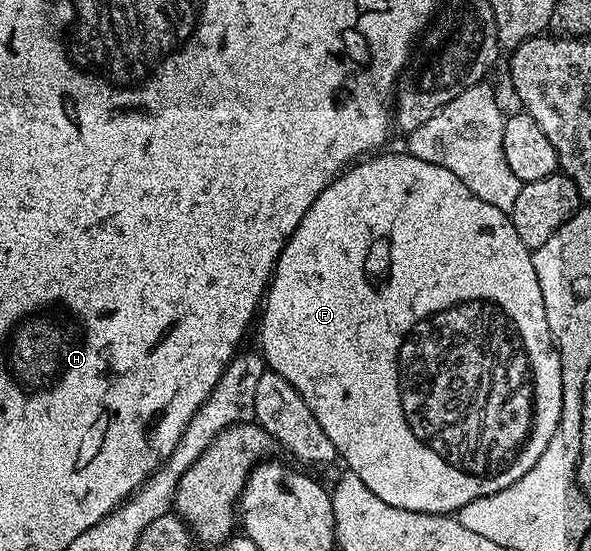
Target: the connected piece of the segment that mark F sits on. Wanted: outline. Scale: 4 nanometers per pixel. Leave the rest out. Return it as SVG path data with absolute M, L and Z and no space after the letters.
M399 151L399 153L386 153L381 155L370 155L365 159L349 166L346 172L341 173L332 183L328 183L325 193L316 195L312 207L304 215L302 225L296 227L293 235L286 240L286 248L278 256L278 264L275 265L268 286L268 296L260 306L260 321L262 317L262 346L260 352L268 362L269 368L278 372L282 377L288 379L296 387L296 391L302 393L304 403L308 403L308 411L316 415L316 423L324 427L328 439L332 439L332 447L339 458L346 460L345 468L349 472L360 475L364 487L376 495L376 499L384 499L392 507L400 507L404 511L420 511L421 513L445 513L447 515L457 514L472 499L480 499L484 495L492 495L496 491L502 491L520 475L524 475L532 469L536 459L544 453L544 447L548 445L548 439L552 437L559 422L560 407L562 406L562 368L558 351L554 347L554 340L548 327L548 315L544 315L544 295L540 295L540 279L536 279L536 267L534 266L534 254L527 245L520 240L510 228L510 214L500 211L500 207L492 207L492 203L484 203L484 199L476 199L452 175L450 171L444 171L444 167L436 167L436 163L424 163L424 159L416 159L412 154Z

